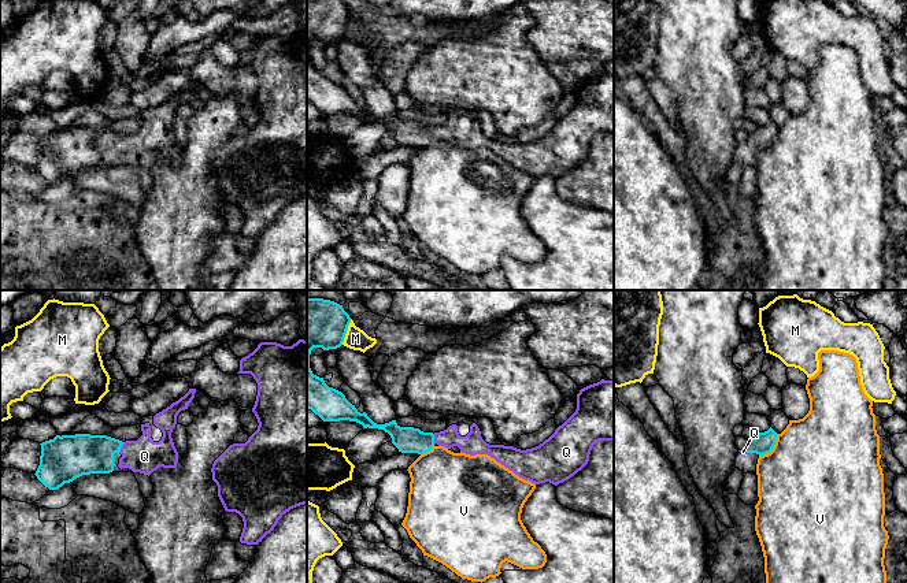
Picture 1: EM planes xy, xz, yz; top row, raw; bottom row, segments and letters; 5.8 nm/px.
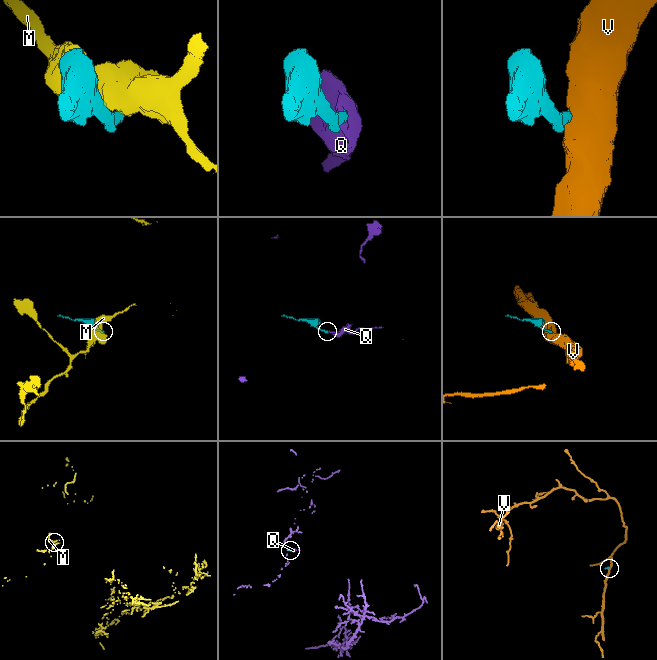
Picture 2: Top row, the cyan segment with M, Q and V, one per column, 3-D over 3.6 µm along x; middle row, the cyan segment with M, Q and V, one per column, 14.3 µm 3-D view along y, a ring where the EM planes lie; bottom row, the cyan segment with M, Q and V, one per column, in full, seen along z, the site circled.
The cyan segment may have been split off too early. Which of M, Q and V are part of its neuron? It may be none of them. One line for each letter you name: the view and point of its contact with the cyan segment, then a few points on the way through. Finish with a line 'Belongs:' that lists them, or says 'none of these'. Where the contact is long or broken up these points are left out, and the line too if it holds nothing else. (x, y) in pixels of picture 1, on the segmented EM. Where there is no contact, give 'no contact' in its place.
Q: meets cyan in xy at (121, 446); runs through xy (80, 455), (121, 446), (139, 456), (144, 456)
Belongs: Q

